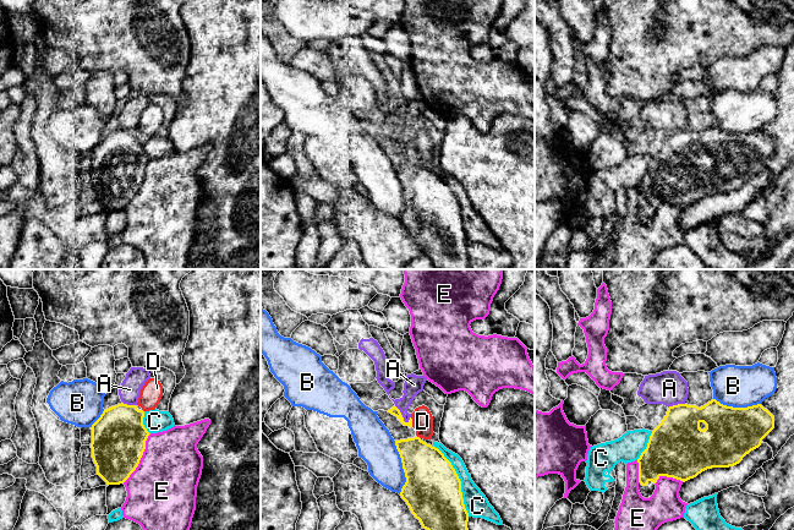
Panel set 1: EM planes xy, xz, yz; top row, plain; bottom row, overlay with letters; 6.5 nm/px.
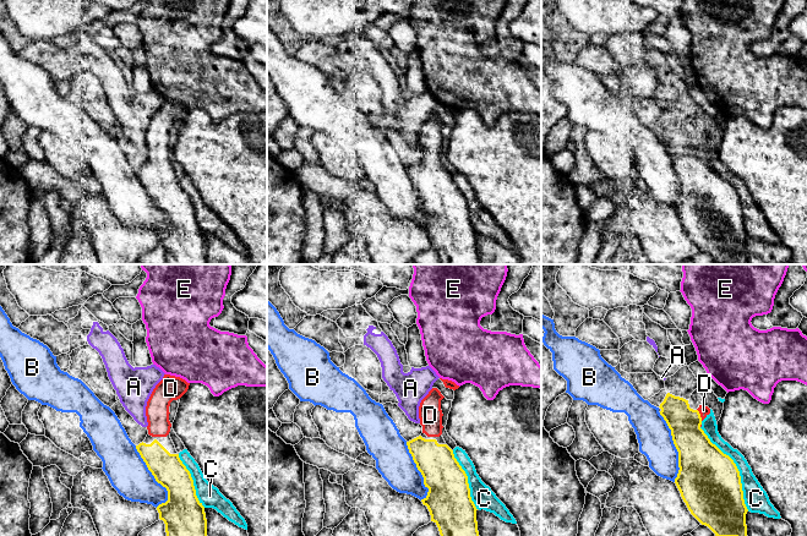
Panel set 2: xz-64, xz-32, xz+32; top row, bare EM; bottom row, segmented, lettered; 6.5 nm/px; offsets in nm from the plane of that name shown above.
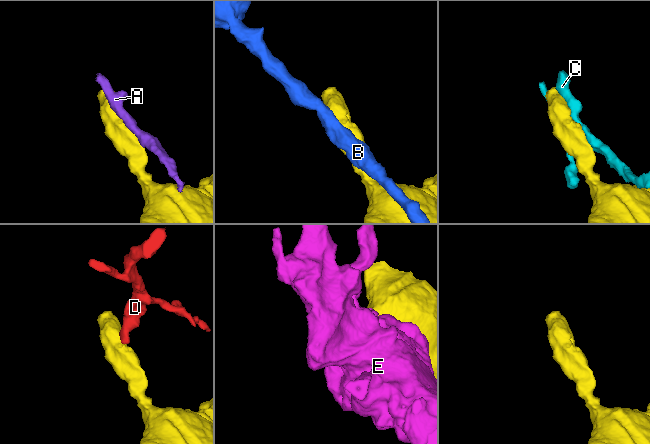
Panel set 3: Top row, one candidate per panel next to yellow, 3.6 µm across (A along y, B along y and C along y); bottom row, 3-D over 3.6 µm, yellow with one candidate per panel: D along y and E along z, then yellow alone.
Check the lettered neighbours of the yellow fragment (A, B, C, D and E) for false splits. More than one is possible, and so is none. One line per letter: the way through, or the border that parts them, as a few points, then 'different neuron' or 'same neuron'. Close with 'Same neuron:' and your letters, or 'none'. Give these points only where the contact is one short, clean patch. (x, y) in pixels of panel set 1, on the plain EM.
A: border xz (394, 131), (408, 148); different neuron
B: different neuron
C: different neuron
D: way xz (394, 136), (405, 148), (411, 147), (422, 147); same neuron
E: different neuron
Same neuron: D

